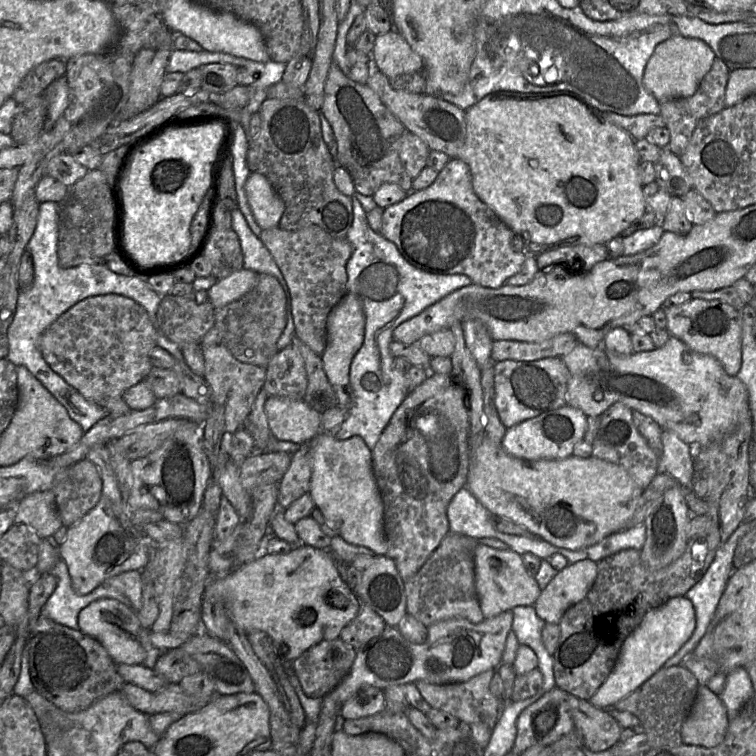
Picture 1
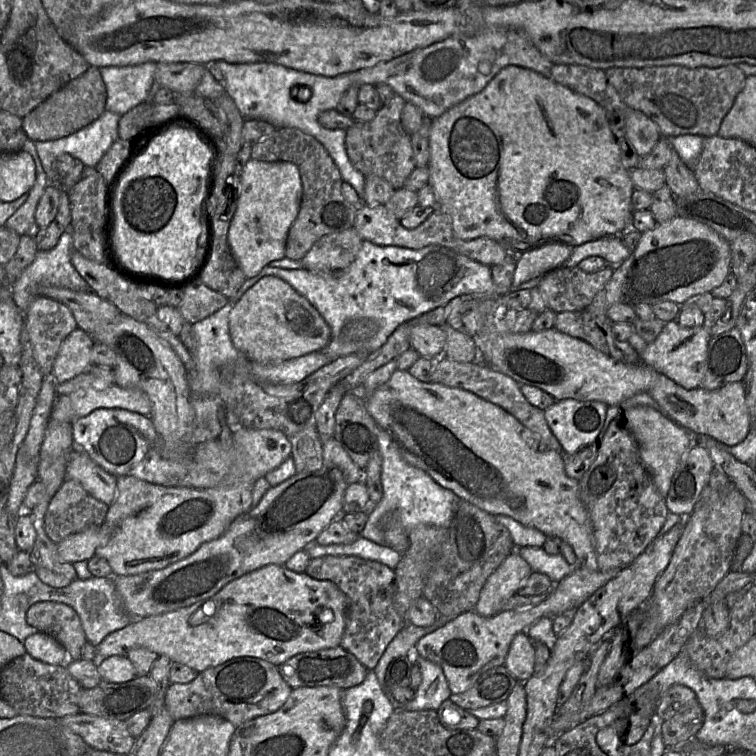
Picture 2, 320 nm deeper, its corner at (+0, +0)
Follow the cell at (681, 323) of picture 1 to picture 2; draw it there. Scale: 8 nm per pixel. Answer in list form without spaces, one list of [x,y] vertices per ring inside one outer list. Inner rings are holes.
[[[668,321],[656,339],[647,344],[642,352],[638,352],[642,362],[662,373],[686,390],[700,386],[705,373],[707,347],[711,335],[708,324],[700,327],[687,328],[676,321]]]

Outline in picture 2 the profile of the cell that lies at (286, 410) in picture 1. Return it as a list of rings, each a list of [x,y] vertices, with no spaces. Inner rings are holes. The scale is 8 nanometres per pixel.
[[[119,476],[117,495],[109,505],[104,525],[111,528],[109,539],[97,547],[95,556],[104,558],[110,565],[114,576],[142,574],[159,570],[179,561],[200,545],[220,537],[230,524],[253,507],[253,483],[223,483],[217,487],[197,489],[192,487],[165,487],[133,476]]]

